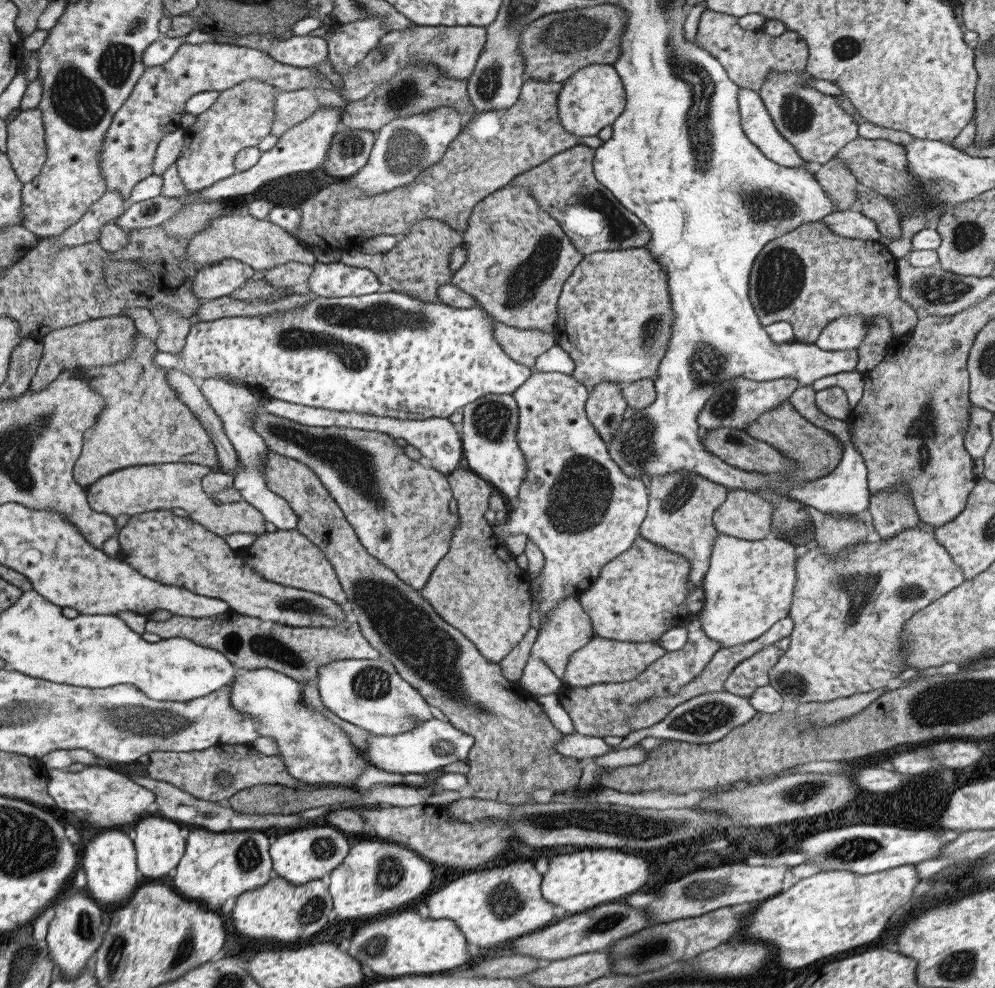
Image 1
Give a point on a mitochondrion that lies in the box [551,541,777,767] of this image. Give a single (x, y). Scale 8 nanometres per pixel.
(706, 718)

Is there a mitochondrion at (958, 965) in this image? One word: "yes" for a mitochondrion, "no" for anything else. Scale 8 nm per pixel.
yes

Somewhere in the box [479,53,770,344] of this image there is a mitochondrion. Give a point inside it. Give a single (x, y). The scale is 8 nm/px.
(520, 286)

